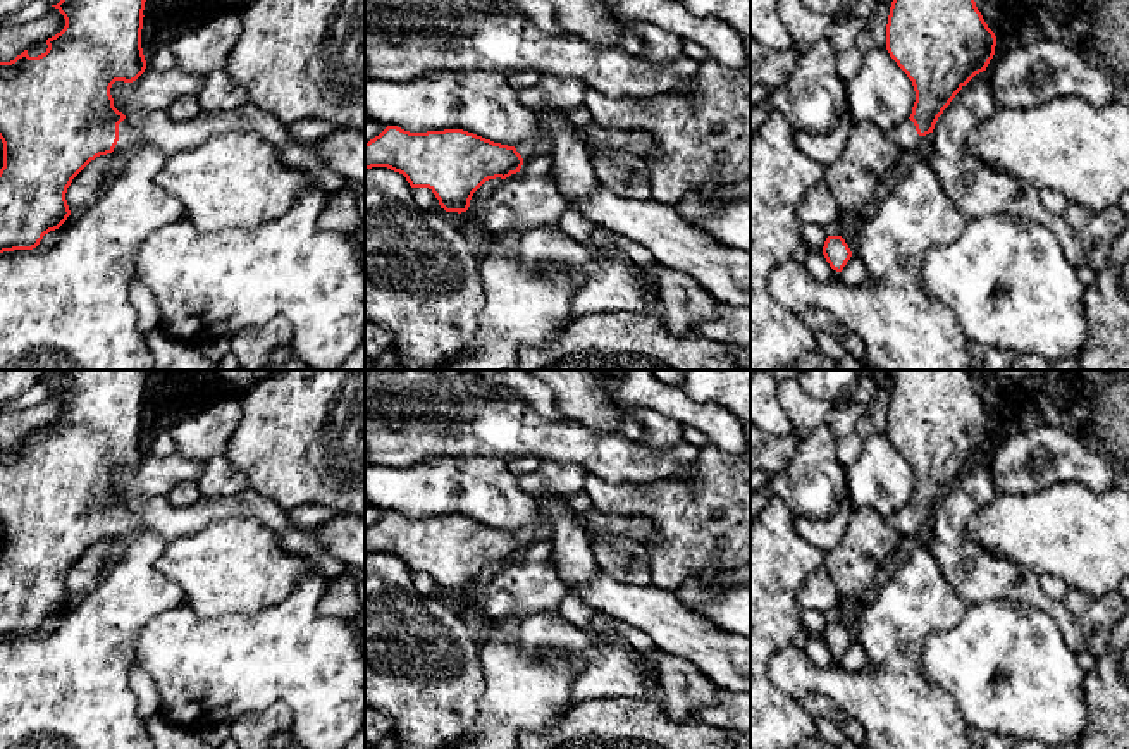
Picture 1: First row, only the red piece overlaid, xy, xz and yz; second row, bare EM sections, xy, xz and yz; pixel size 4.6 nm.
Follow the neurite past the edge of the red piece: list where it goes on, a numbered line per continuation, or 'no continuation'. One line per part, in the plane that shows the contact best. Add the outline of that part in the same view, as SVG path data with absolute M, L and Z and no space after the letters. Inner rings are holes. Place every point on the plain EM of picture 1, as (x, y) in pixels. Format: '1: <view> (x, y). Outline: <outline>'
1: xy (155, 513). Outline: M253 489L231 496L201 496L189 506L174 506L167 496L134 498L119 510L119 537L153 530L167 541L198 534L229 518L251 518L270 529L286 551L306 556L327 580L351 572L317 541L315 529L296 525L289 511Z

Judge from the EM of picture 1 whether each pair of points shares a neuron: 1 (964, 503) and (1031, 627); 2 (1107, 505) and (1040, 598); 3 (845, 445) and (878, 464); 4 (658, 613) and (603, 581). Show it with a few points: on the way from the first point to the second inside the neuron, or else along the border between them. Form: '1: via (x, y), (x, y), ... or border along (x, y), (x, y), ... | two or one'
1: border along (978, 603), (1026, 601), (1045, 610), (1054, 620) | two
2: border along (1004, 557), (1040, 575) | two
3: border along (864, 438), (861, 453), (844, 469) | two
4: via (644, 606), (625, 603), (616, 594) | one

